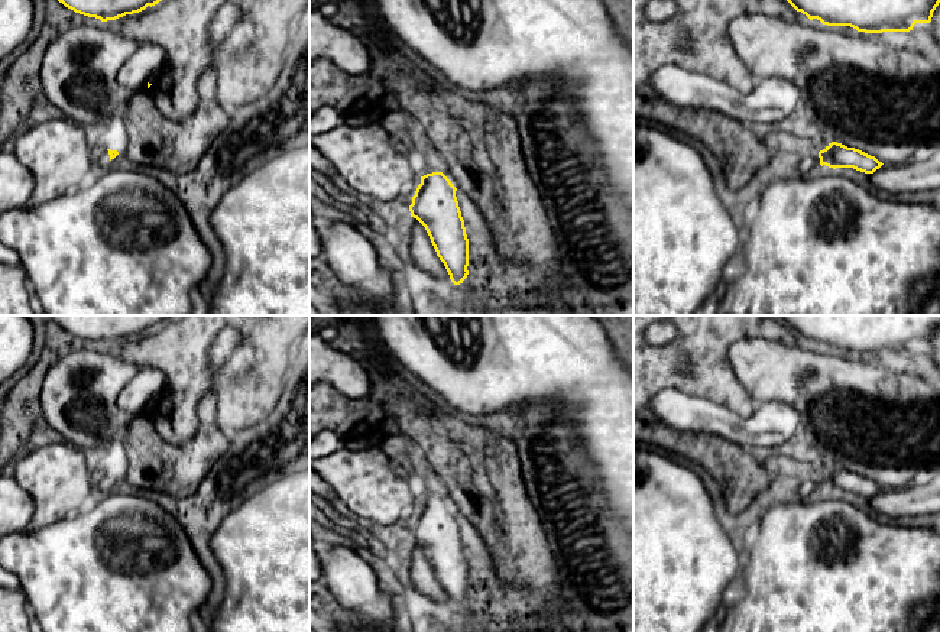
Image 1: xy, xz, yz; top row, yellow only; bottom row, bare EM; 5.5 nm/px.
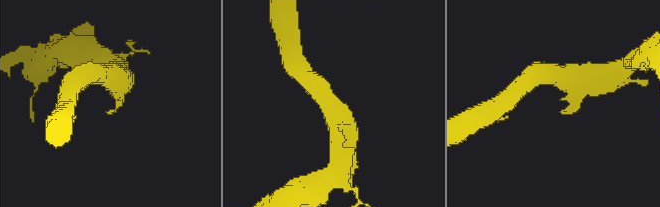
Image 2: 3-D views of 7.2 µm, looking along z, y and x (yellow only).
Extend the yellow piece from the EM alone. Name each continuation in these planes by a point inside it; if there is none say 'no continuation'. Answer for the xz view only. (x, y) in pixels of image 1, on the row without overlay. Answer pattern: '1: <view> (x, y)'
1: xz (412, 479)

